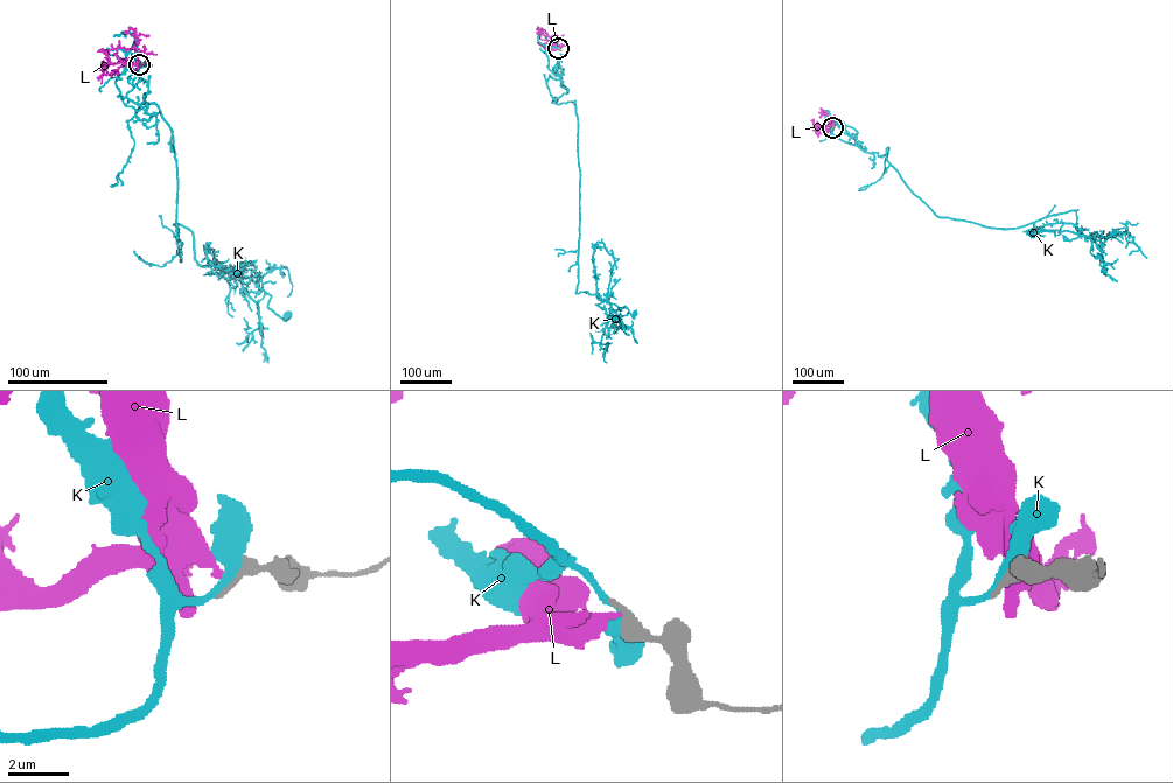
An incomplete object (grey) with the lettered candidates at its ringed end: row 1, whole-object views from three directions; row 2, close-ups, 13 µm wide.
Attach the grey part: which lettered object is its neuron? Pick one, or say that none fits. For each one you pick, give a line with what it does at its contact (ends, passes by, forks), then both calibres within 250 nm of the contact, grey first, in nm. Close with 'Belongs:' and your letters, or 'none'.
Belongs: none

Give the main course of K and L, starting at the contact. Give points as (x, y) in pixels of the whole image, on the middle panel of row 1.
K: (558, 49), (546, 50), (567, 91), (556, 103), (574, 104), (578, 125), (575, 293), (634, 313)
L: (558, 49), (537, 26)

